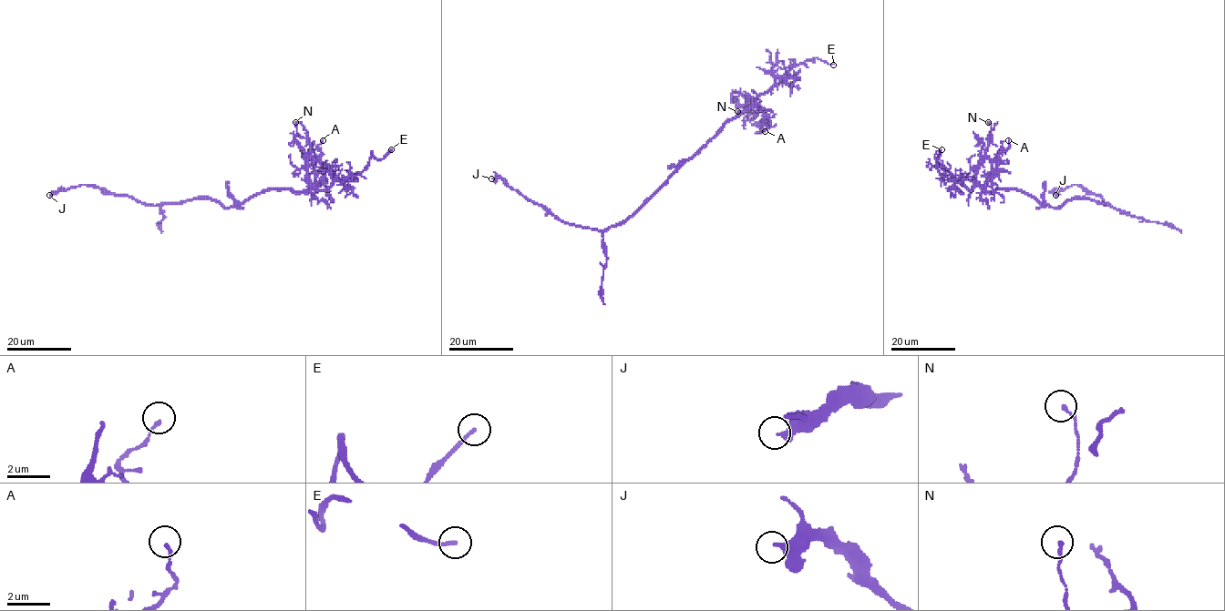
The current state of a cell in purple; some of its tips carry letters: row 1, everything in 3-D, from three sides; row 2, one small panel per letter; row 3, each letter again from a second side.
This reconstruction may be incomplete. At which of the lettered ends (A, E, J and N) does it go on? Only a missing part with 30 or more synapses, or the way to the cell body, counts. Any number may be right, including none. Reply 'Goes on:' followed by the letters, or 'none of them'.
Goes on: E

